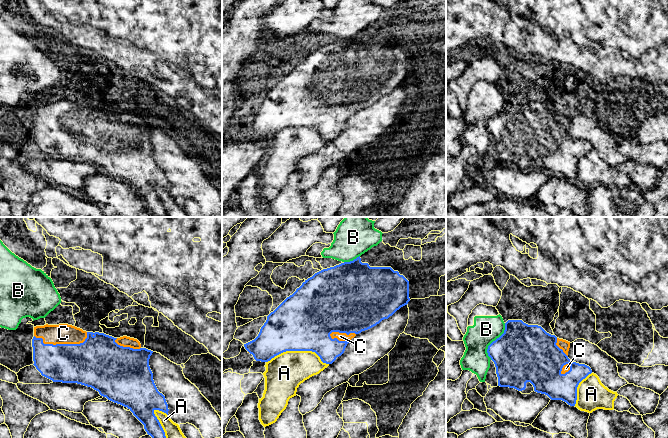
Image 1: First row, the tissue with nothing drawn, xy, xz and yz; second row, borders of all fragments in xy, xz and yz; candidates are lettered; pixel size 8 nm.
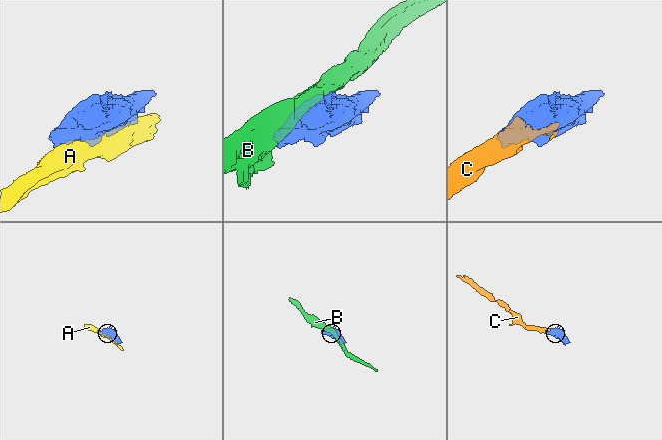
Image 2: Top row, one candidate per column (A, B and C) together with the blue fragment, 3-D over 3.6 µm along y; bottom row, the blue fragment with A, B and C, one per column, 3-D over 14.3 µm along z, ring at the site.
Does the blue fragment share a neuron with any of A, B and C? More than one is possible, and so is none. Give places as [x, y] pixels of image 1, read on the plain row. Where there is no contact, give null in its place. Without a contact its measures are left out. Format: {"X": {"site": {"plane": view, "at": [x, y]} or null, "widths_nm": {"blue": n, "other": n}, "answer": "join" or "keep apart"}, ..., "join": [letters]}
{"A": {"site": {"plane": "xz", "at": [298, 126]}, "widths_nm": {"blue": 460, "other": 300}, "answer": "keep apart"}, "B": {"site": {"plane": "yz", "at": [493, 117]}, "widths_nm": {"blue": 460, "other": 220}, "answer": "keep apart"}, "C": {"site": {"plane": "xy", "at": [62, 120]}, "widths_nm": {"blue": 340, "other": 160}, "answer": "join"}, "join": ["C"]}

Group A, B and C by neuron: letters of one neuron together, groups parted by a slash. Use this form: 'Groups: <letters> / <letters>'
Groups: A / B / C

